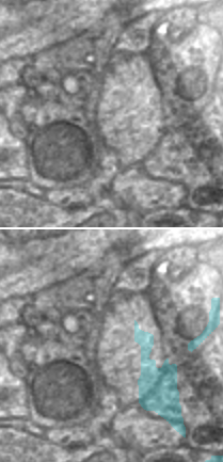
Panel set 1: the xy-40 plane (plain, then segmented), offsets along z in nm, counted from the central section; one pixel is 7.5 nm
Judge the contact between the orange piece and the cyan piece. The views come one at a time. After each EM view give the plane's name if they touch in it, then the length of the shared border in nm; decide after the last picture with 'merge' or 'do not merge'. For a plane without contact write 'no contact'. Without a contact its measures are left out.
no contact

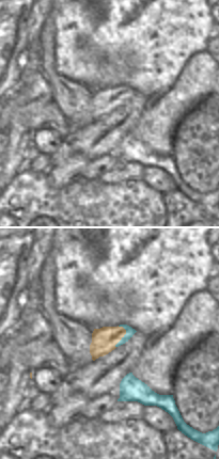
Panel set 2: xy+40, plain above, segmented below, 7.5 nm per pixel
xy+40 | 180 nm

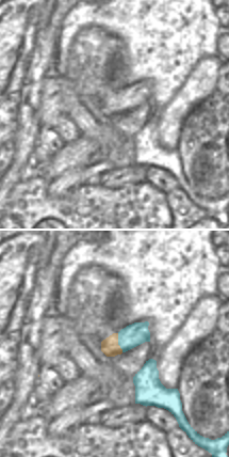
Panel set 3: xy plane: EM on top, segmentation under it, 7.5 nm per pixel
xy | 150 nm

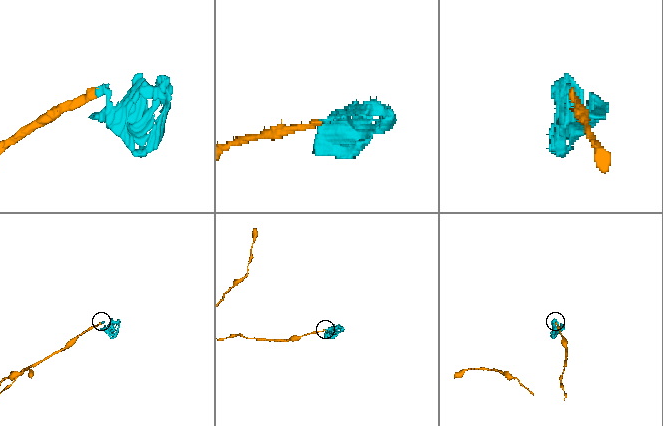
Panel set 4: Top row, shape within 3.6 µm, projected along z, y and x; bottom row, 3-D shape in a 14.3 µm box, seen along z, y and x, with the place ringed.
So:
do not merge

